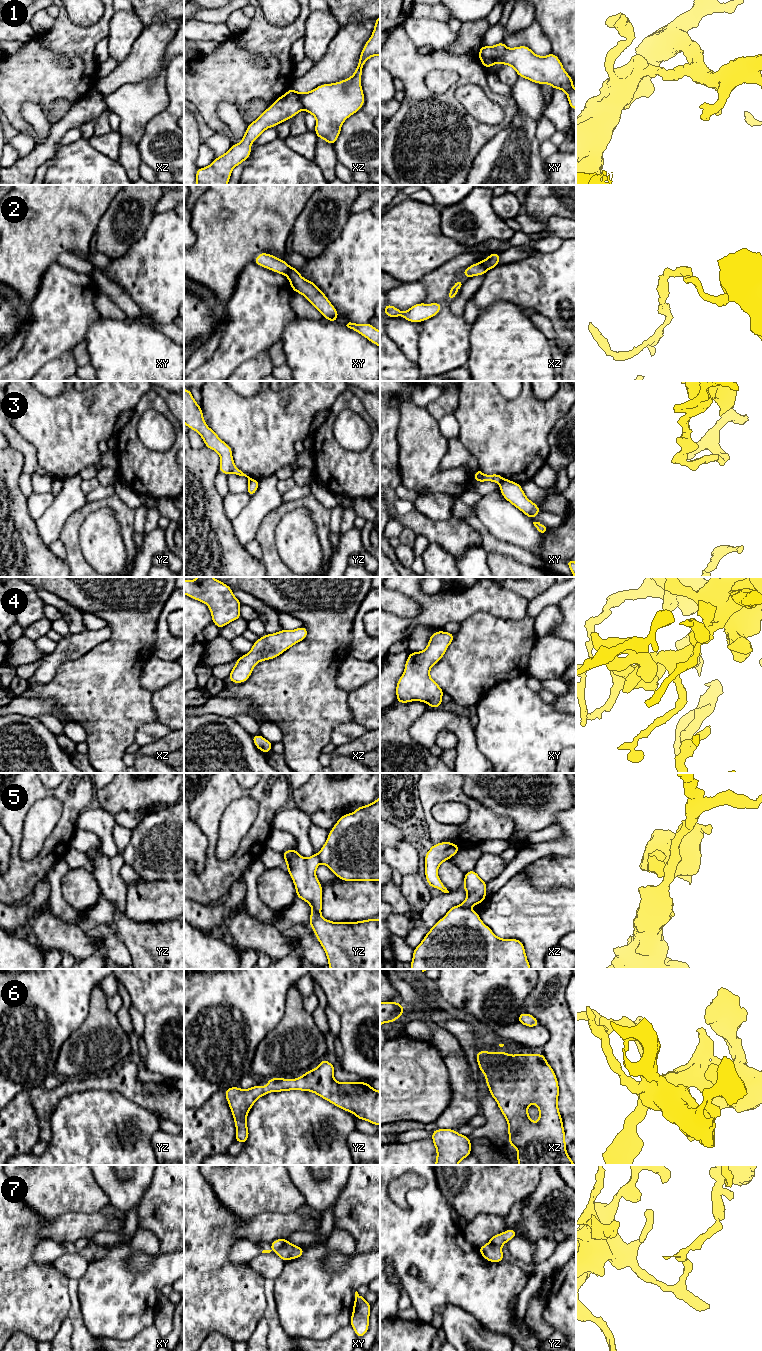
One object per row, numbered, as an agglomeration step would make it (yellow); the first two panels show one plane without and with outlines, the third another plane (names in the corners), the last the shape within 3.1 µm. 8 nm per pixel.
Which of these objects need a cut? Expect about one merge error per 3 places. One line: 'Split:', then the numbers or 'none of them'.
Split: 1, 2, 3, 5, 7

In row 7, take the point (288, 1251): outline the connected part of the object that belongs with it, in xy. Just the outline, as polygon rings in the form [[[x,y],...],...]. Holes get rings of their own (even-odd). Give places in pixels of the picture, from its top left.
[[[285,1241],[285,1243],[278,1248],[275,1253],[278,1257],[280,1257],[284,1262],[291,1260],[291,1259],[297,1259],[302,1256],[304,1253],[304,1248],[298,1247],[289,1241]]]

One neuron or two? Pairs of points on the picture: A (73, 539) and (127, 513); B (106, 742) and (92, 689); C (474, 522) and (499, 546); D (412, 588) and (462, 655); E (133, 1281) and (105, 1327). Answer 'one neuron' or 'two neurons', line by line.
A: one neuron
B: one neuron
C: one neuron
D: two neurons
E: one neuron

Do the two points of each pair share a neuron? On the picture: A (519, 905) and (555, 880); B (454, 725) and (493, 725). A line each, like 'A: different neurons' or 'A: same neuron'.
A: different neurons
B: different neurons

